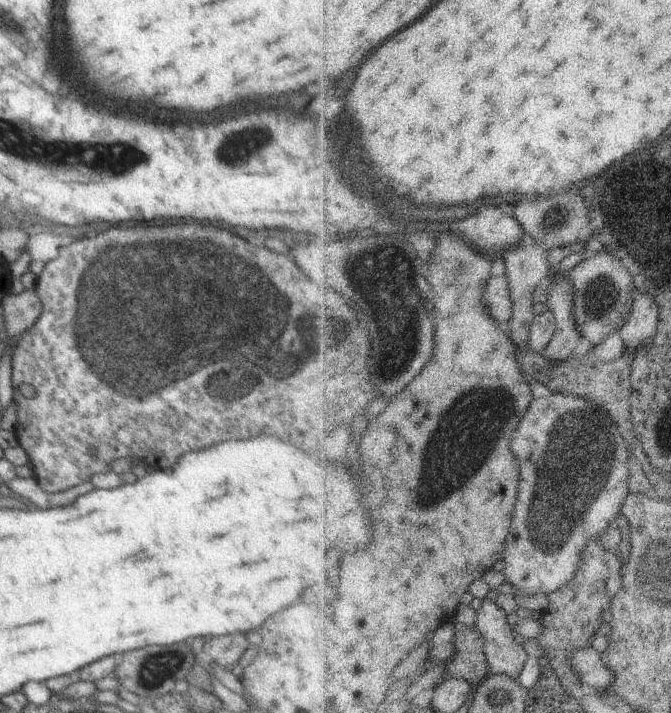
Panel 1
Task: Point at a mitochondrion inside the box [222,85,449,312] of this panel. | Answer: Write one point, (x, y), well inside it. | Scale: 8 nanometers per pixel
(247, 143)

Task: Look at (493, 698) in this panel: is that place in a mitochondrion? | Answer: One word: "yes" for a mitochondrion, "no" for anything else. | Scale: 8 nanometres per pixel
yes

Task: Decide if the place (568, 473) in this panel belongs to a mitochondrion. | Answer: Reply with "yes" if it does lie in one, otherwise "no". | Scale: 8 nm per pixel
yes

